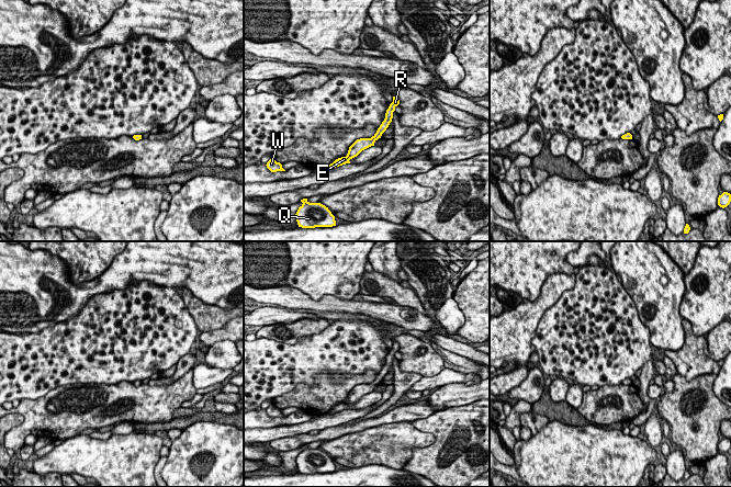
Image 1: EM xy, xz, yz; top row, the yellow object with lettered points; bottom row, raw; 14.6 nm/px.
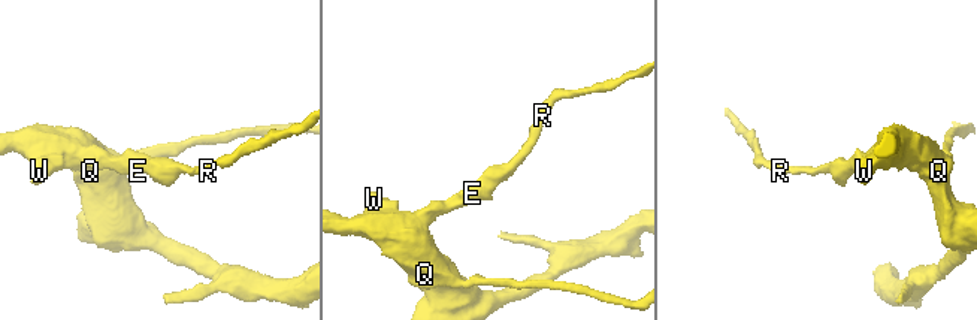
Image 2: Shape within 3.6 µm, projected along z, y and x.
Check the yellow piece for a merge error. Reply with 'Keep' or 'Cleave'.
Keep

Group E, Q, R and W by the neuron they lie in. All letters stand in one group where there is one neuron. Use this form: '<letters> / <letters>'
E Q R W

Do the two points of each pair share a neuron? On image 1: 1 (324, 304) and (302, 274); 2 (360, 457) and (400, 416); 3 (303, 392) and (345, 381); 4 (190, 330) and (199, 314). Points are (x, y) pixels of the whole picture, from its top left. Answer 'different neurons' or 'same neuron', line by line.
1: different neurons
2: different neurons
3: same neuron
4: different neurons

